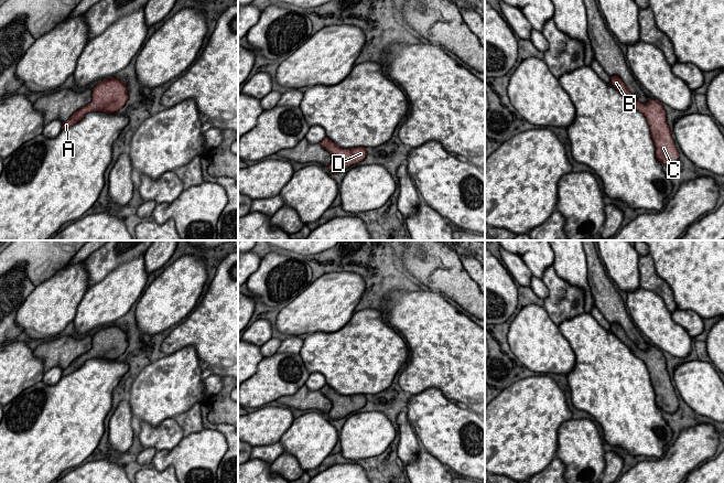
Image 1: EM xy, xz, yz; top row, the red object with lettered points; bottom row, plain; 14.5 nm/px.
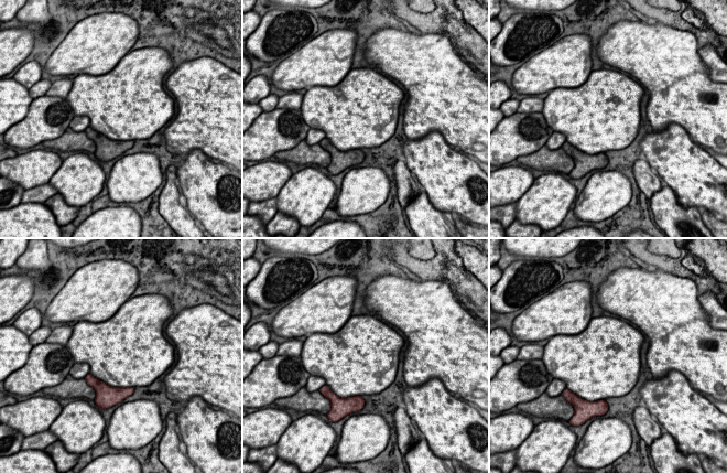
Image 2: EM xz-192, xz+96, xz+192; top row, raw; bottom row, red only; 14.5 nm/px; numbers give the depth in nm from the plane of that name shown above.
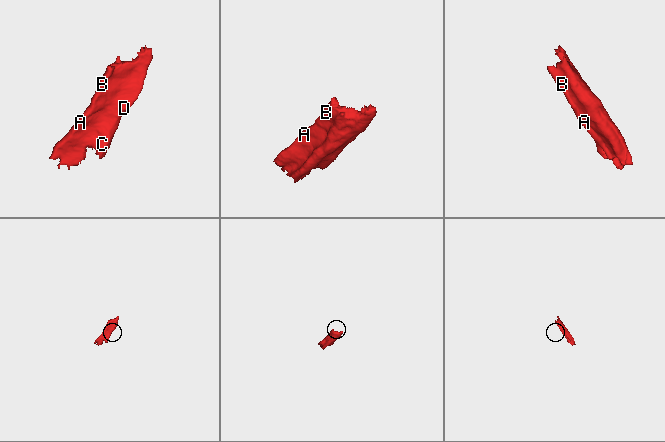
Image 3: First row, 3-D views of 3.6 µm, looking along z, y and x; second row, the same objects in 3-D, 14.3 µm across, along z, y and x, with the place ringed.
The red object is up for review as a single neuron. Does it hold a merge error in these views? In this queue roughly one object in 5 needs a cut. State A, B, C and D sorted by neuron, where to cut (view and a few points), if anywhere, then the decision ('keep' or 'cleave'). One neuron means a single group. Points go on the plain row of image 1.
A B C D | no cut | keep

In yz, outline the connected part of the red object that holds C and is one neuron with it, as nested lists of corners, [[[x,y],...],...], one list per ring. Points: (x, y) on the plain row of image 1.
[[[610,323],[610,330],[636,357],[645,363],[656,394],[658,408],[668,412],[670,405],[679,405],[661,350],[650,345],[648,345],[647,351],[640,350],[636,343],[627,336],[618,323]]]

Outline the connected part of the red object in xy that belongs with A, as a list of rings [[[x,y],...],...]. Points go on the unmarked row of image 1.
[[[117,325],[100,328],[93,335],[91,348],[75,358],[68,367],[63,369],[62,376],[74,373],[90,358],[116,359],[123,354],[127,346],[128,335],[123,329]]]

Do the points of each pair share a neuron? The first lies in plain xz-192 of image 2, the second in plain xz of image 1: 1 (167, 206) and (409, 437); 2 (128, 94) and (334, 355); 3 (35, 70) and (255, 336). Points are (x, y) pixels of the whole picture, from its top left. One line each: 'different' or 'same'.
1: same
2: same
3: same

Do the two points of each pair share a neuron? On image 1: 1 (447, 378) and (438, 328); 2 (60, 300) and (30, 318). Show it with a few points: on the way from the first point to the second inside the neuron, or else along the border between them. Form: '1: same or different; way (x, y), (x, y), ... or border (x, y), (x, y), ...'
1: same; way (447, 366), (447, 349), (441, 340)
2: same; way (52, 306), (41, 317), (38, 317)

